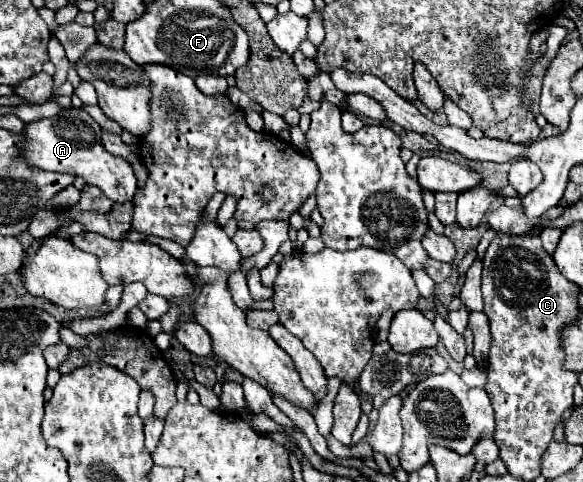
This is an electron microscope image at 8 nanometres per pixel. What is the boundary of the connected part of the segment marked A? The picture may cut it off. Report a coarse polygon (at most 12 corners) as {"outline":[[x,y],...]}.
{"outline":[[83,109],[25,125],[25,159],[127,203],[137,179]]}

